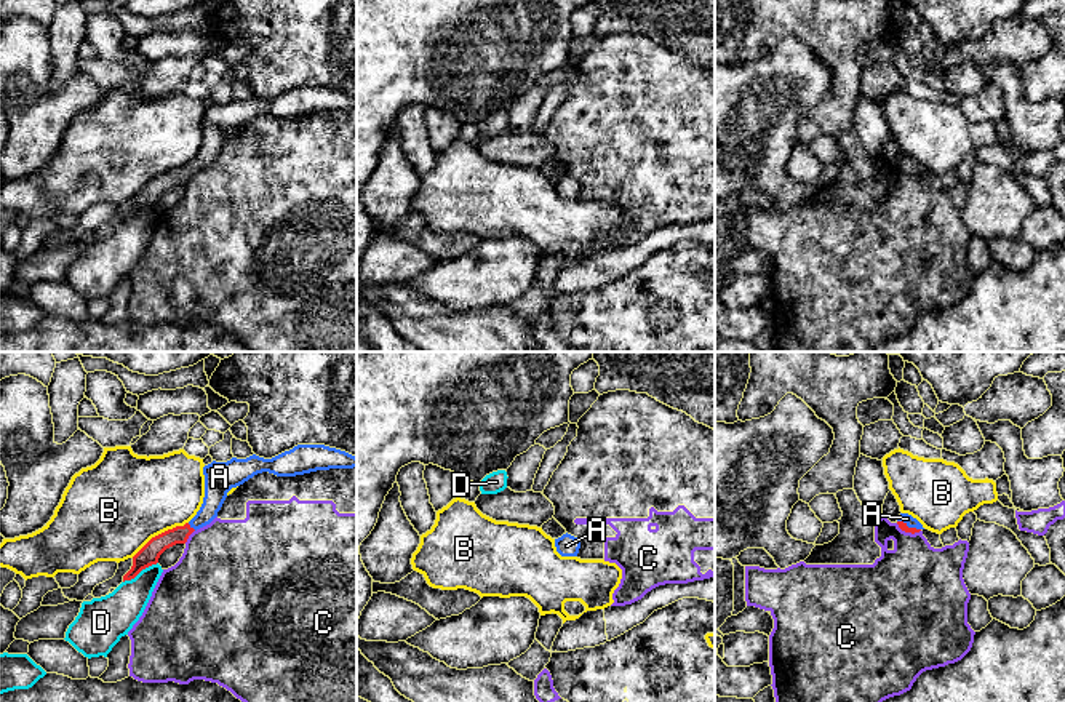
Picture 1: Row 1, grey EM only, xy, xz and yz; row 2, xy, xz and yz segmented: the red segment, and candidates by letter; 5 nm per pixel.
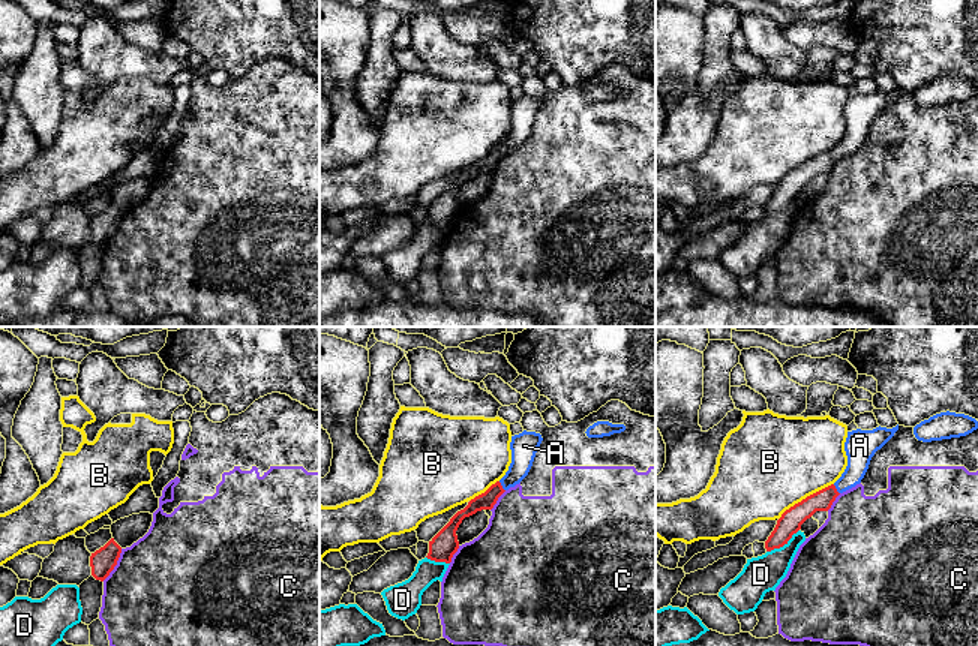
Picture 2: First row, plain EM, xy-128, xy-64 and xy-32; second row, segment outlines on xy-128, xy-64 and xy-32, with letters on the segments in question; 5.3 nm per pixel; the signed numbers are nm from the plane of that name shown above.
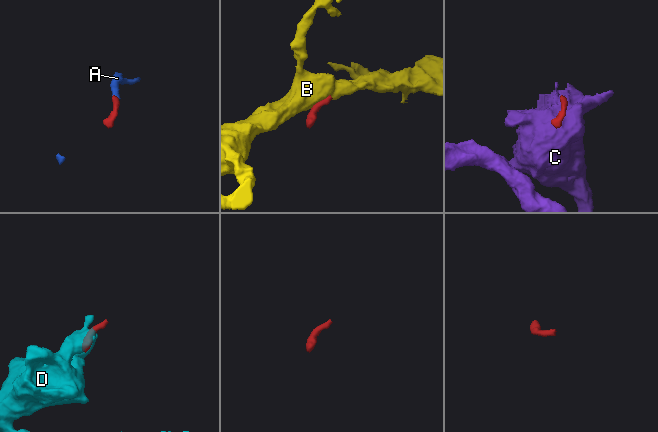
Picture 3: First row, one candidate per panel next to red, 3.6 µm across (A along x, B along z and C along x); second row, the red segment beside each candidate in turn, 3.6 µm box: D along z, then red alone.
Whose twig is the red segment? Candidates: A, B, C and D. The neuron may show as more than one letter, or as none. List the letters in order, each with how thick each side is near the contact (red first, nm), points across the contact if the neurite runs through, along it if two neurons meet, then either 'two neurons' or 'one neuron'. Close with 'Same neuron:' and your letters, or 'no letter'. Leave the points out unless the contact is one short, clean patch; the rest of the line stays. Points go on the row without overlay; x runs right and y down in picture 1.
A: 100/130 nm | across xy (151, 194), (160, 184), (192, 170), (211, 147), (216, 127) | one neuron
B: 100/480 nm | along xy (187, 163), (152, 178), (131, 199) | two neurons
C: 100/480 nm | two neurons
D: 100/200 nm | along xy (157, 203), (123, 224) | two neurons
Same neuron: A

